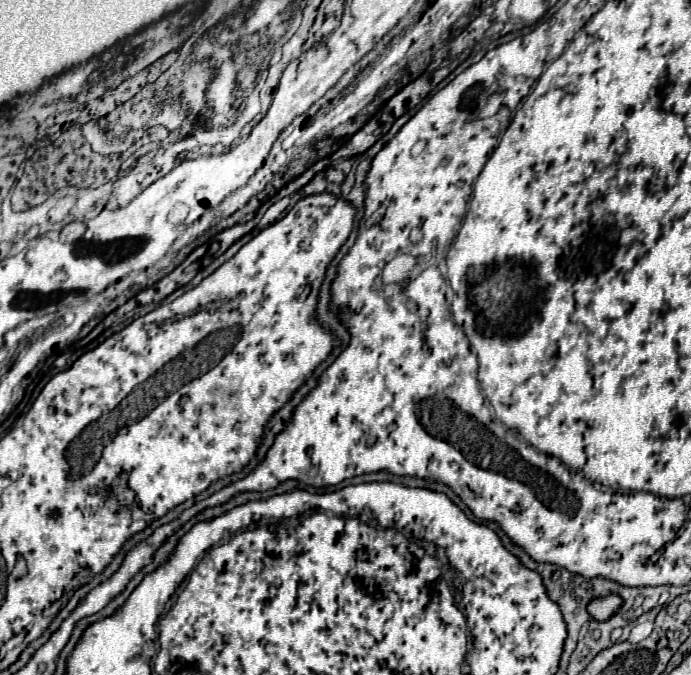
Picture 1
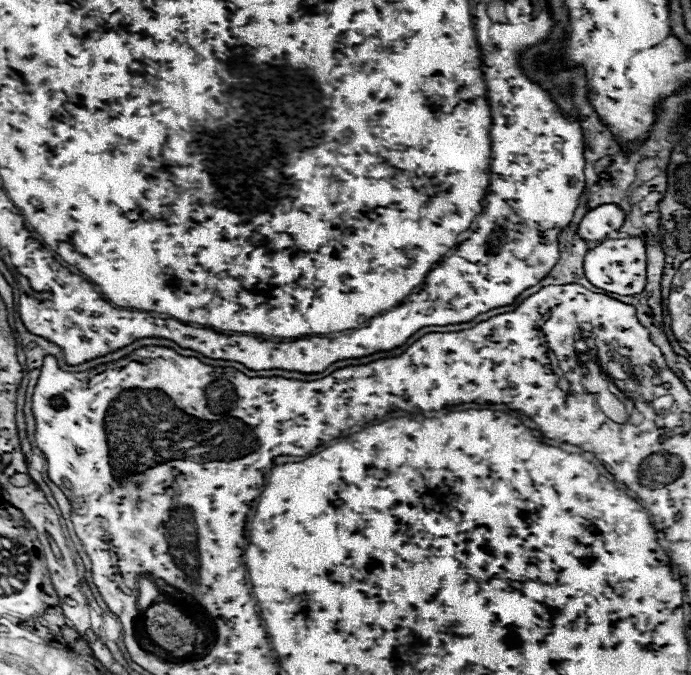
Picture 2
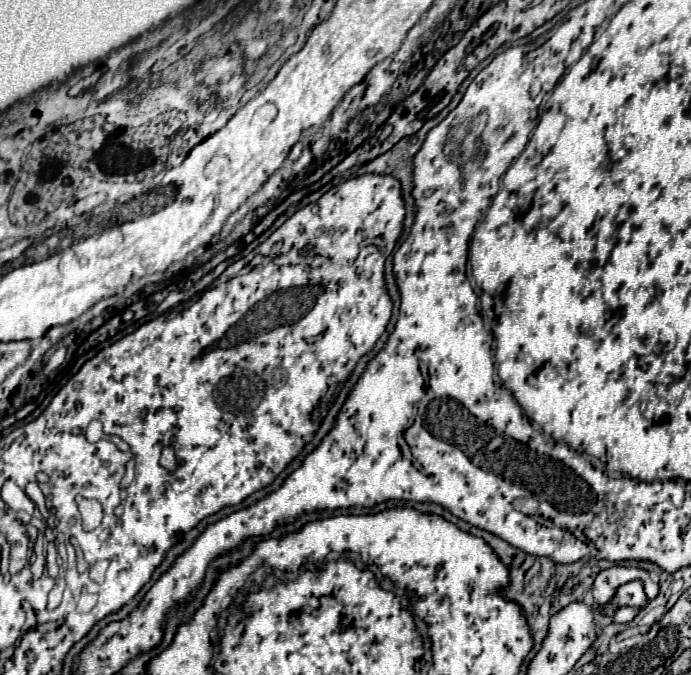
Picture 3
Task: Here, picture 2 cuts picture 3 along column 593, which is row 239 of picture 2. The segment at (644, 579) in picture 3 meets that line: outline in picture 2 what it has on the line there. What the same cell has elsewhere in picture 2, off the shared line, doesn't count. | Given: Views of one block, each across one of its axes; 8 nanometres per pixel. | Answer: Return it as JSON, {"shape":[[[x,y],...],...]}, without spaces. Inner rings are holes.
{"shape":[[[604,204],[604,206],[590,210],[582,218],[582,222],[578,226],[578,234],[590,242],[600,240],[608,232],[618,230],[622,226],[622,222],[624,222],[624,212],[616,204]]]}

